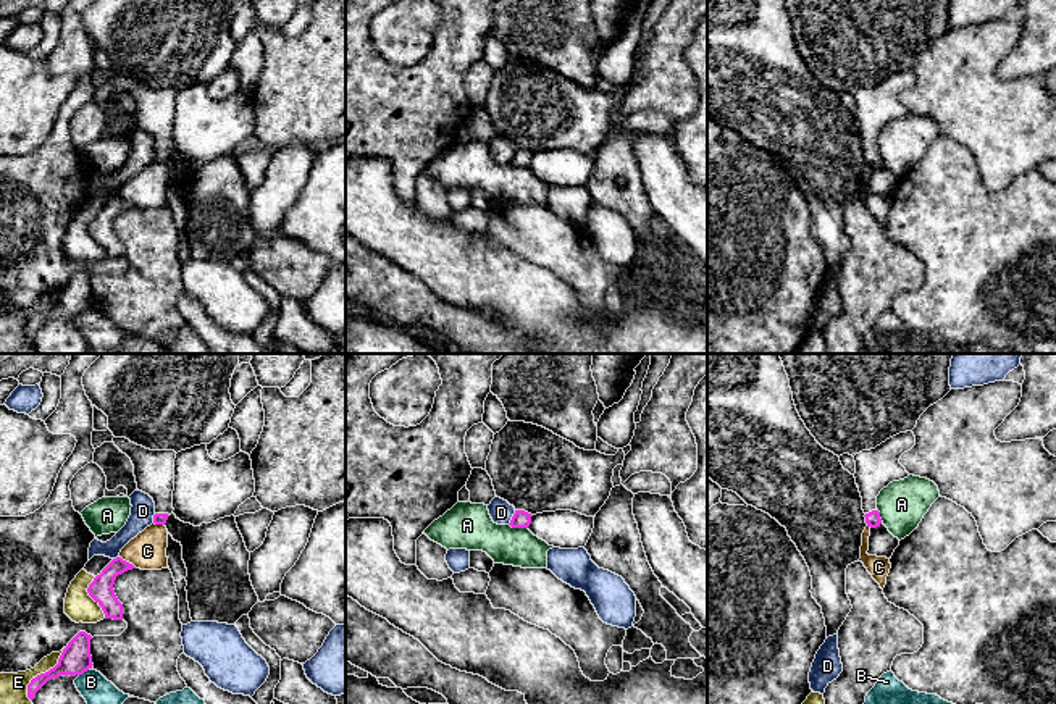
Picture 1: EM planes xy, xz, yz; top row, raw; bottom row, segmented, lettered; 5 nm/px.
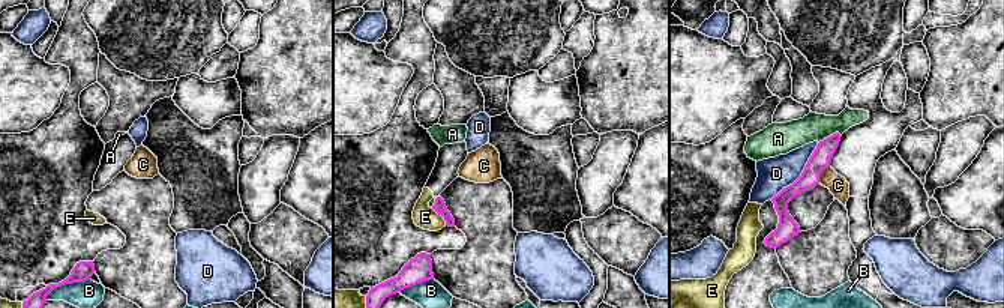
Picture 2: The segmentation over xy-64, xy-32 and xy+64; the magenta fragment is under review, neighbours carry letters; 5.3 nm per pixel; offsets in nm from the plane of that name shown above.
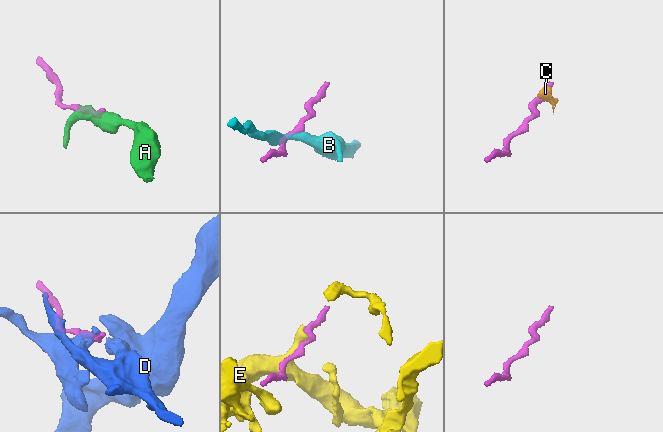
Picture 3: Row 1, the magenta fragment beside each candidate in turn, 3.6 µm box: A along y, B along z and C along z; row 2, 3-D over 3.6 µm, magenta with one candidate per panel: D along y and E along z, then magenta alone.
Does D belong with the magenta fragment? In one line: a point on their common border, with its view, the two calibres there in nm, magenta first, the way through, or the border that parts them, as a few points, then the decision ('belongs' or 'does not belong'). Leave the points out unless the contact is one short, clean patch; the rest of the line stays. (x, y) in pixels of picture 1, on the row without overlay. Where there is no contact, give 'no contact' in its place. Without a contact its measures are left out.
meets magenta in xz at (512, 155); 90 nm thick on the magenta side, 120 nm on the other; border along xz (515, 149), (507, 162); does not belong

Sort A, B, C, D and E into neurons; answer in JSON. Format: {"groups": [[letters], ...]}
{"groups": [["A", "C", "D"], ["B"], ["E"]]}

